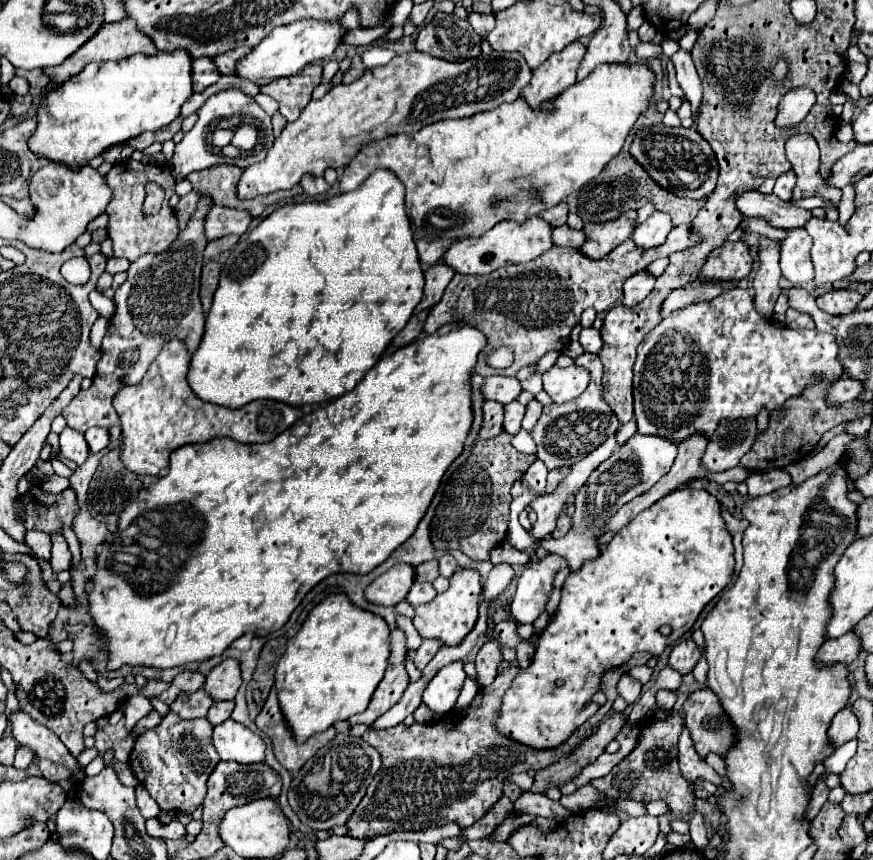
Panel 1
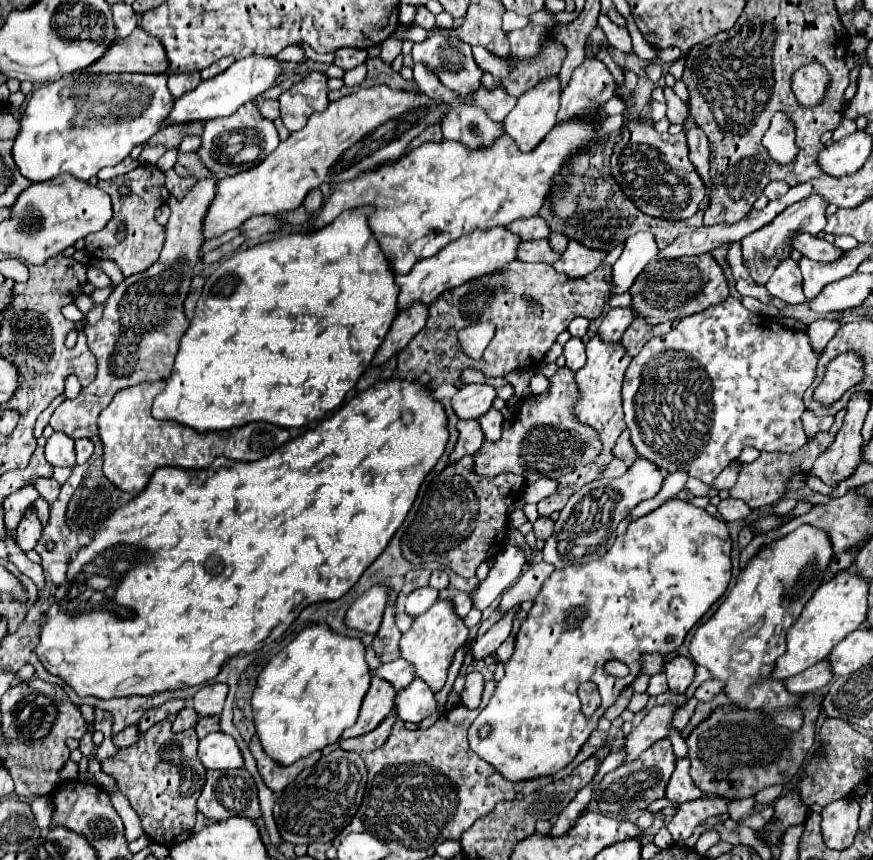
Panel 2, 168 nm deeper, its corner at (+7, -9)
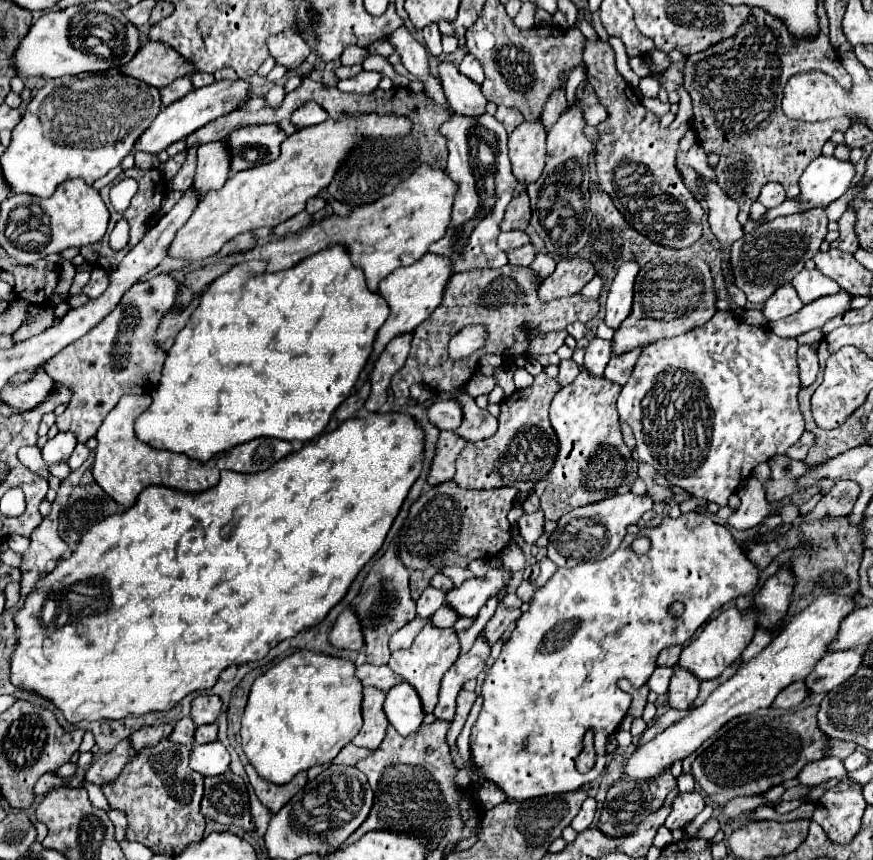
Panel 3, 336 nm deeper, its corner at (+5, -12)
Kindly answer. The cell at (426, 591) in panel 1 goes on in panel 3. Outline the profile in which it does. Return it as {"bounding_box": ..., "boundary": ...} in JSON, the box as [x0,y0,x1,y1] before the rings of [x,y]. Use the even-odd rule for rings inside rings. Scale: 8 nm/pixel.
{"bounding_box":[416,587,446,619],"boundary":[[[426,587],[426,589],[422,591],[422,595],[418,597],[418,601],[416,601],[416,611],[418,611],[420,617],[428,619],[428,617],[432,617],[444,603],[446,603],[446,601],[444,601],[444,593],[442,593],[440,589]]]}

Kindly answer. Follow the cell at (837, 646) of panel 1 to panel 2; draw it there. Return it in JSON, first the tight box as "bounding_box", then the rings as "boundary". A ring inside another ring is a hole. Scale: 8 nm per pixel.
{"bounding_box":[786,660,832,694],"boundary":[[[822,660],[808,670],[786,680],[786,690],[790,694],[808,694],[812,690],[824,688],[832,680],[832,670],[828,668],[828,660]]]}

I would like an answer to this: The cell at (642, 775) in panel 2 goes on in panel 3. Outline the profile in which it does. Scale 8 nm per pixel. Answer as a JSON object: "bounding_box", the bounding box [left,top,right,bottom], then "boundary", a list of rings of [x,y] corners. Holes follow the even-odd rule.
{"bounding_box":[598,771,676,837],"boundary":[[[672,771],[658,775],[658,779],[652,779],[650,783],[630,783],[630,779],[620,777],[606,793],[606,801],[604,801],[604,807],[602,807],[598,827],[602,829],[602,833],[606,833],[610,837],[622,837],[626,833],[632,833],[634,827],[642,819],[646,819],[646,815],[650,815],[650,813],[654,813],[656,809],[662,807],[666,795],[674,787],[676,787],[676,777],[672,775]]]}

